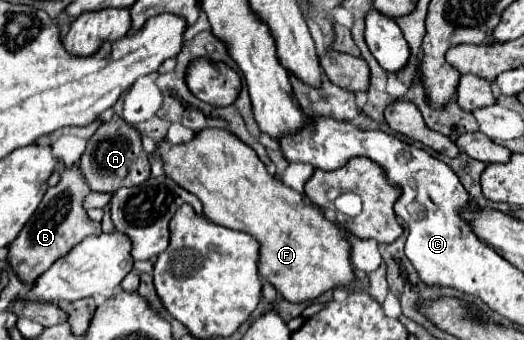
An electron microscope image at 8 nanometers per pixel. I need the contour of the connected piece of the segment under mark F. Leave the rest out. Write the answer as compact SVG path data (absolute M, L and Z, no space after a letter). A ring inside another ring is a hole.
M200 130L190 142L172 144L162 140L156 144L154 154L164 164L164 174L172 178L180 188L198 196L204 206L204 216L214 224L220 224L230 230L240 230L250 234L260 244L258 274L268 280L288 302L306 302L322 296L326 290L336 286L348 286L354 280L354 270L350 264L350 242L340 234L340 228L326 220L324 214L312 206L304 204L302 196L284 186L276 176L270 176L266 166L260 162L256 152L238 140L228 130Z

